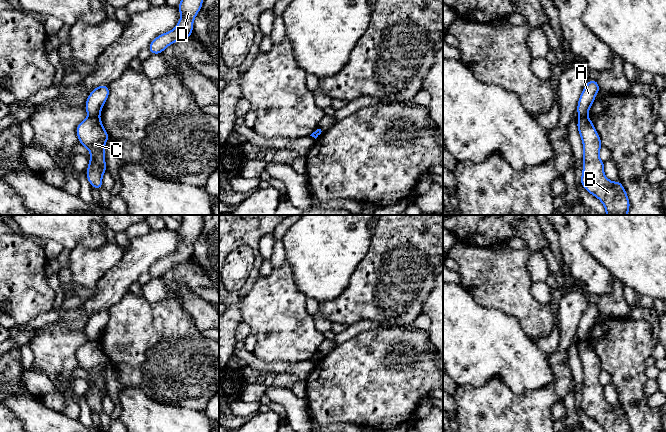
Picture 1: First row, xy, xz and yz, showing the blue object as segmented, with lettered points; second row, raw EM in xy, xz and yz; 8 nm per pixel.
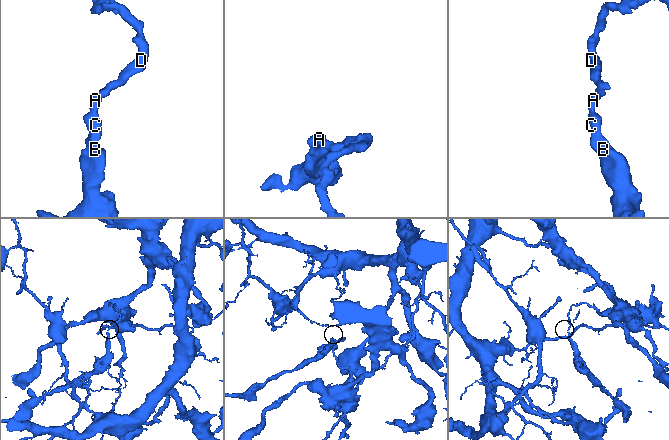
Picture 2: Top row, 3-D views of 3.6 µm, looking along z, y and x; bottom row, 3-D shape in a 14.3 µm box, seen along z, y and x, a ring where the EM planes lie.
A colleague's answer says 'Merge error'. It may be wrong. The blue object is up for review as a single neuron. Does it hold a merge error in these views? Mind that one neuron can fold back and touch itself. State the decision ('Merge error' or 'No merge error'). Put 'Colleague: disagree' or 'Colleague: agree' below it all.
Merge error
Colleague: agree

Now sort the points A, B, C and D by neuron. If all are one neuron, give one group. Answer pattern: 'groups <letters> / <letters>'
groups A D / B C

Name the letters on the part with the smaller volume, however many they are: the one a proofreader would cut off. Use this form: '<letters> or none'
B, C

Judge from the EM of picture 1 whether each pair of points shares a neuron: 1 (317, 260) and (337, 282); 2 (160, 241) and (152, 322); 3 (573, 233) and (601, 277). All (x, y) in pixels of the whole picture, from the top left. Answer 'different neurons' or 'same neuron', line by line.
1: same neuron
2: different neurons
3: same neuron

